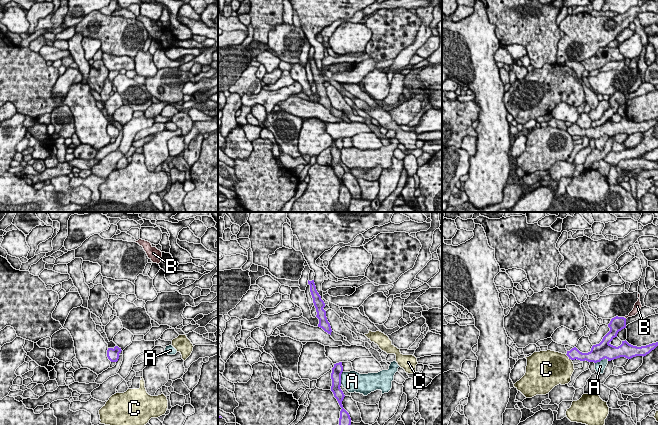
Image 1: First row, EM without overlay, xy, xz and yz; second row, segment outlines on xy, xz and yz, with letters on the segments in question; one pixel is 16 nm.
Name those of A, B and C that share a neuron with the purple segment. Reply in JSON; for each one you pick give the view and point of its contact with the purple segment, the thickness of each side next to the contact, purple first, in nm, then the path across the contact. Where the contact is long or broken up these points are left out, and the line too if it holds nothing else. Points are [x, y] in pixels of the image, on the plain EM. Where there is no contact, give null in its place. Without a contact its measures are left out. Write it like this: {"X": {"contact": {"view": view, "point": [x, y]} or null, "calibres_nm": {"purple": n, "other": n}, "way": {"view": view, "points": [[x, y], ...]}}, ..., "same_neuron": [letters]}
{"same_neuron": []}

